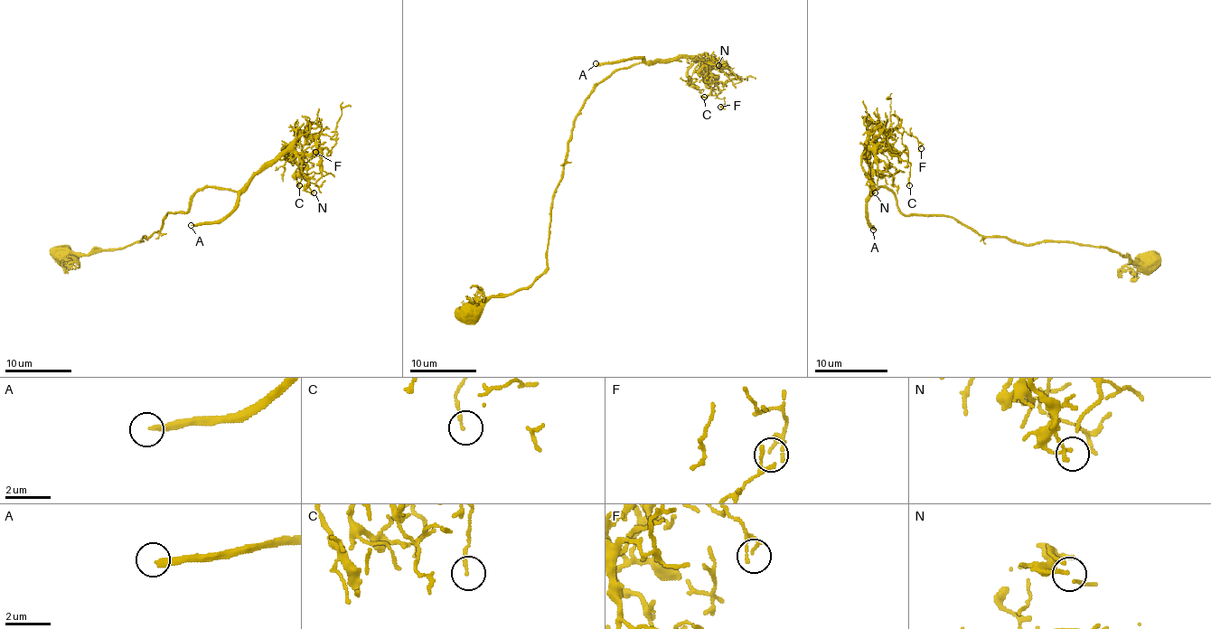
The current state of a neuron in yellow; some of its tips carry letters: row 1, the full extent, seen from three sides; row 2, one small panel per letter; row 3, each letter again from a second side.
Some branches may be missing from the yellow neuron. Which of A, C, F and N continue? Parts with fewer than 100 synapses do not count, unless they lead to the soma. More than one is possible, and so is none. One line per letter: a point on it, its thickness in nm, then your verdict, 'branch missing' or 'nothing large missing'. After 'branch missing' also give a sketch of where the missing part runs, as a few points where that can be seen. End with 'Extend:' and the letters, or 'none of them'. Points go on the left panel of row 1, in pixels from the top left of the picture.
A: (191, 225) | 240 nm | branch missing | (191, 225), (174, 230), (183, 237), (181, 224), (207, 199), (234, 192), (280, 192)
C: (299, 185) | 110 nm | nothing large missing
F: (315, 152) | 130 nm | nothing large missing
N: (314, 192) | 80 nm | nothing large missing
Extend: A

